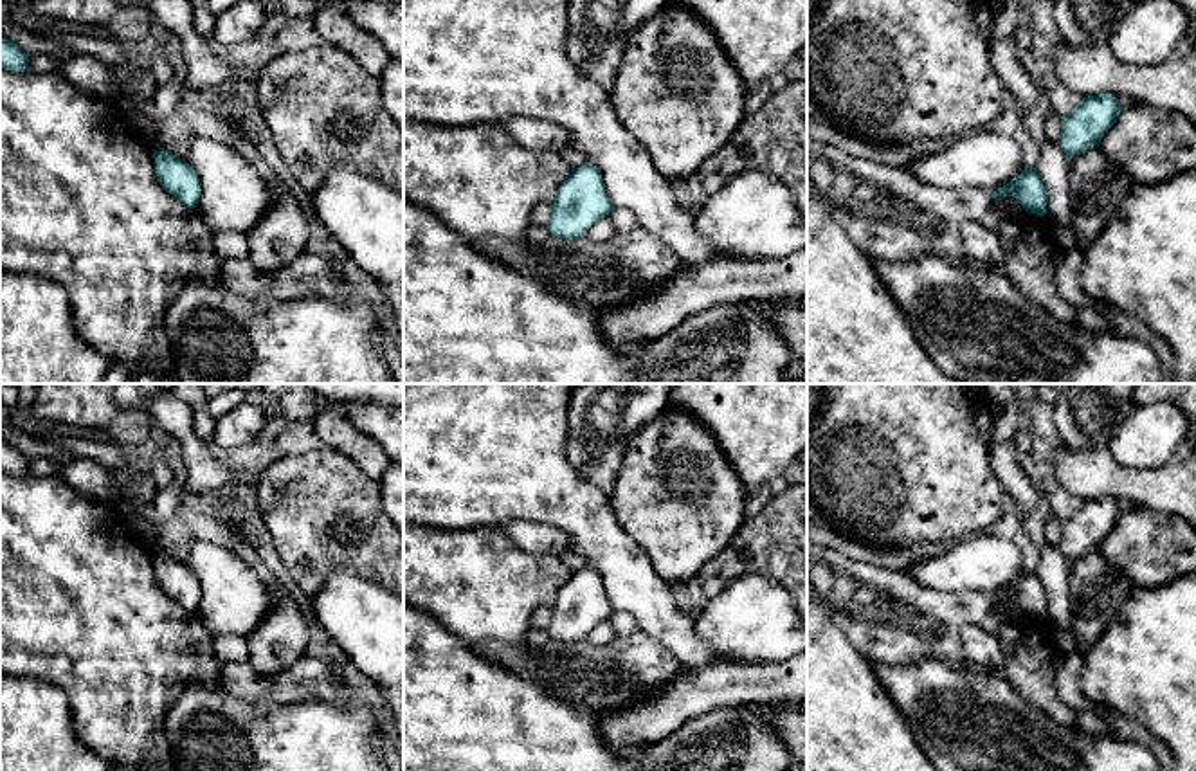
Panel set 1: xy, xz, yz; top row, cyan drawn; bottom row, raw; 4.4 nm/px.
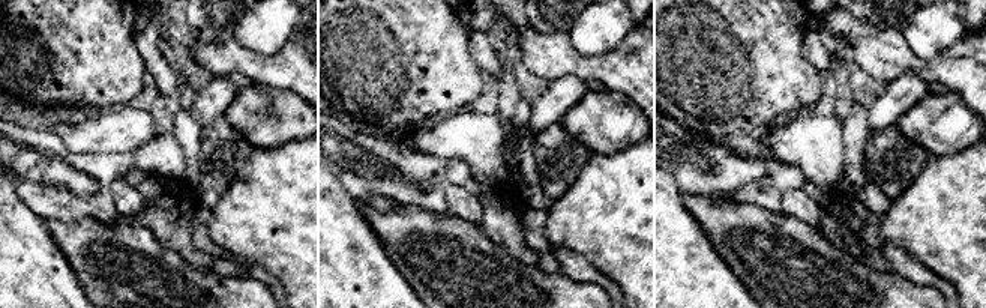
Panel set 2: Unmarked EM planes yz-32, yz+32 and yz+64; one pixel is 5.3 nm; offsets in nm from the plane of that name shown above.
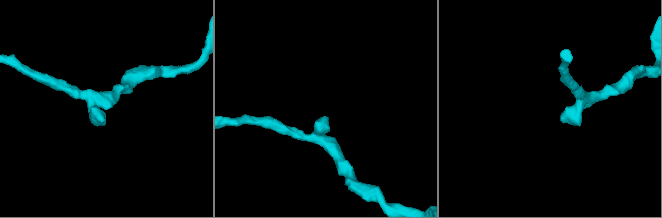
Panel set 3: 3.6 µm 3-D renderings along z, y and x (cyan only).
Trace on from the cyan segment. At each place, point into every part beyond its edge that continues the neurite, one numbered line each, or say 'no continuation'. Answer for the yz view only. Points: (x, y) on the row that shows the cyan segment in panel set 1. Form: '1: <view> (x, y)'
1: yz (887, 213)

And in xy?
no continuation

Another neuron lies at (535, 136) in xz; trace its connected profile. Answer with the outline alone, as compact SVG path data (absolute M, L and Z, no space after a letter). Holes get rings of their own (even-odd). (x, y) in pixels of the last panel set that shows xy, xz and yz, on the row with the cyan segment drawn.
M508 117L499 126L531 153L558 153L569 146L569 133L553 122L524 117Z

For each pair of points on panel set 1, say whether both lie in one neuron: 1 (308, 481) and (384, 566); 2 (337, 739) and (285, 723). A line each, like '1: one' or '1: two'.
1: one
2: one

